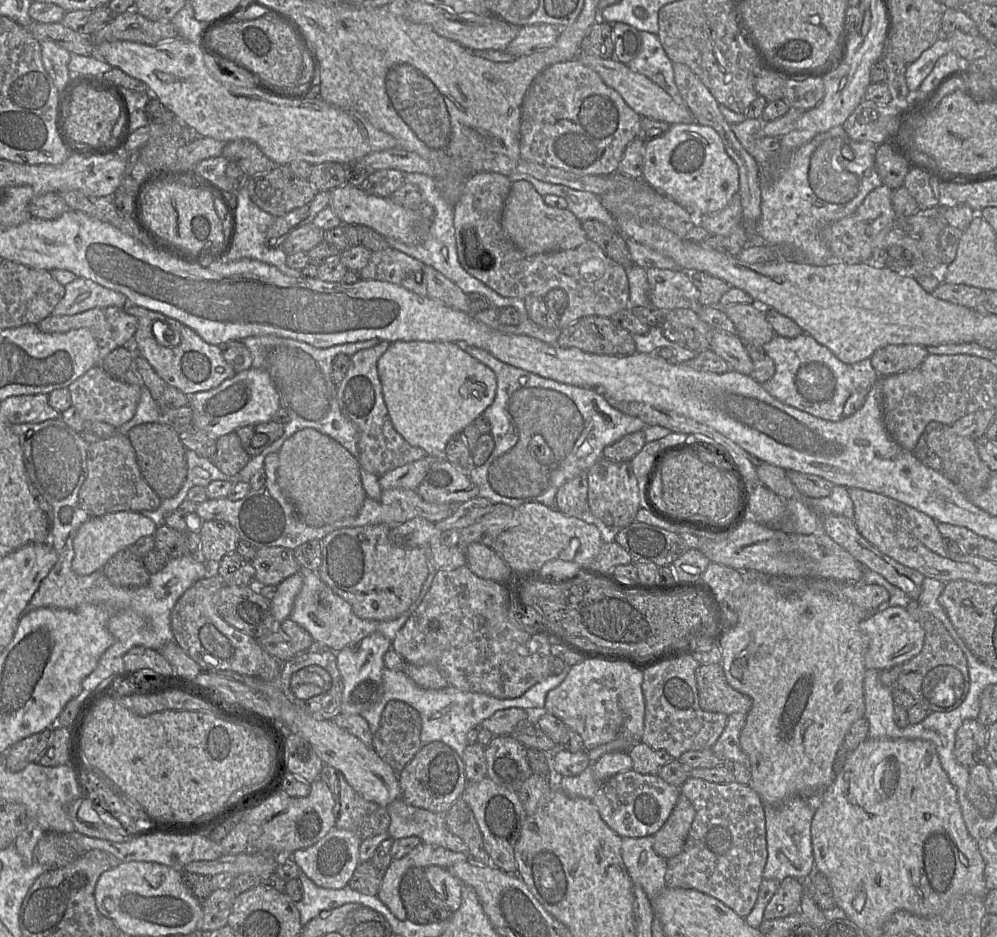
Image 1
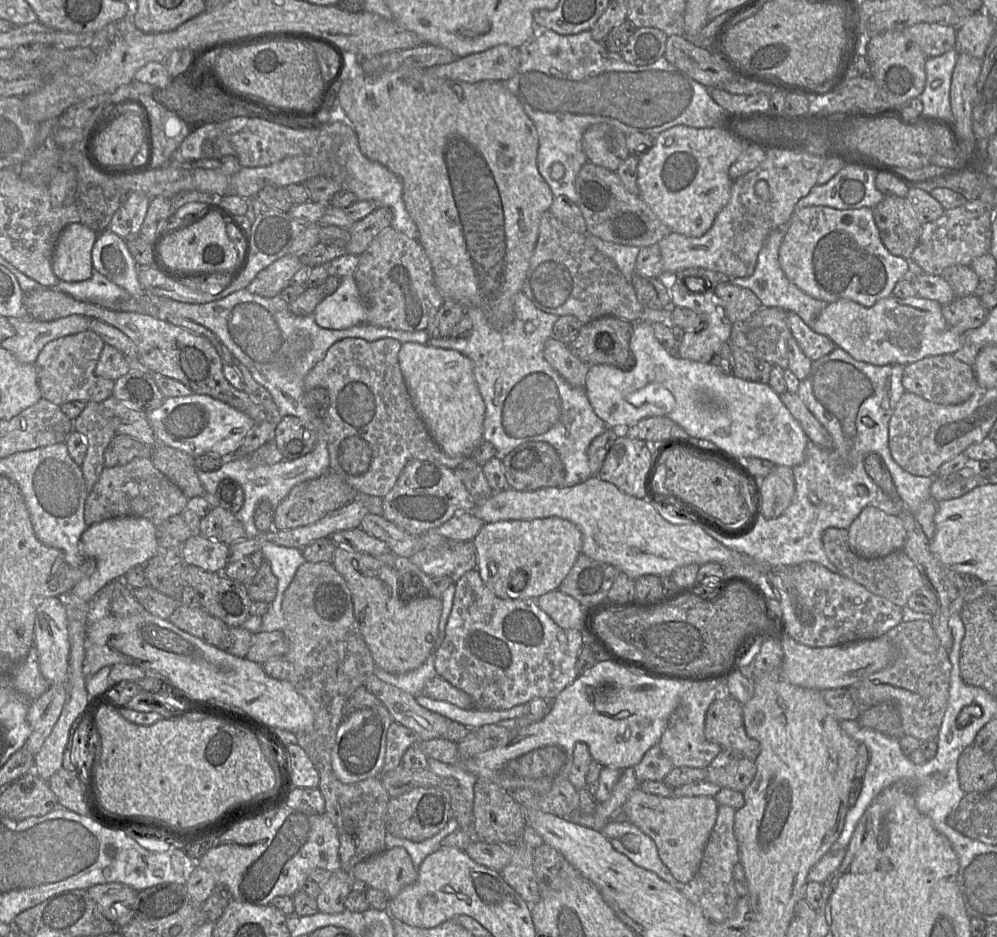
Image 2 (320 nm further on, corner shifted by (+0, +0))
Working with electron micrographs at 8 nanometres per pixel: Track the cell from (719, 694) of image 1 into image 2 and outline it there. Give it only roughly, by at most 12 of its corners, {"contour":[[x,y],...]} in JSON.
{"contour":[[730,695],[709,706],[705,736],[754,762],[759,742],[746,733]]}

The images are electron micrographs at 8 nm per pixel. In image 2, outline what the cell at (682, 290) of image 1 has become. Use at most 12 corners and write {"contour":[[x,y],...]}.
{"contour":[[667,276],[672,306],[704,319],[684,333],[680,357],[710,363],[732,324],[713,292],[693,294]]}

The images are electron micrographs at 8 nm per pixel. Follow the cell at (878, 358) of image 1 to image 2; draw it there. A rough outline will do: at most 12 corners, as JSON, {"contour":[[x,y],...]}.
{"contour":[[952,354],[904,367],[905,391],[941,405],[979,387],[973,367]]}

